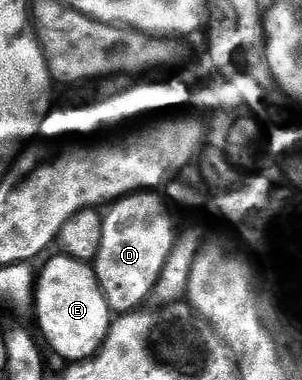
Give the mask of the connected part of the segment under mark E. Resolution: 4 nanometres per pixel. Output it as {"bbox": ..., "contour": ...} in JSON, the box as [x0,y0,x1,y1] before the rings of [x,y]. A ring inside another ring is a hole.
{"bbox":[32,256,112,364],"contour":[[[65,256],[57,257],[37,275],[32,310],[35,315],[38,313],[38,326],[42,329],[41,337],[44,342],[46,337],[45,345],[50,345],[60,357],[67,358],[67,363],[73,364],[83,362],[85,358],[90,358],[101,350],[110,331],[112,312],[108,308],[108,300],[104,300],[104,292],[96,280],[93,265]]]}

